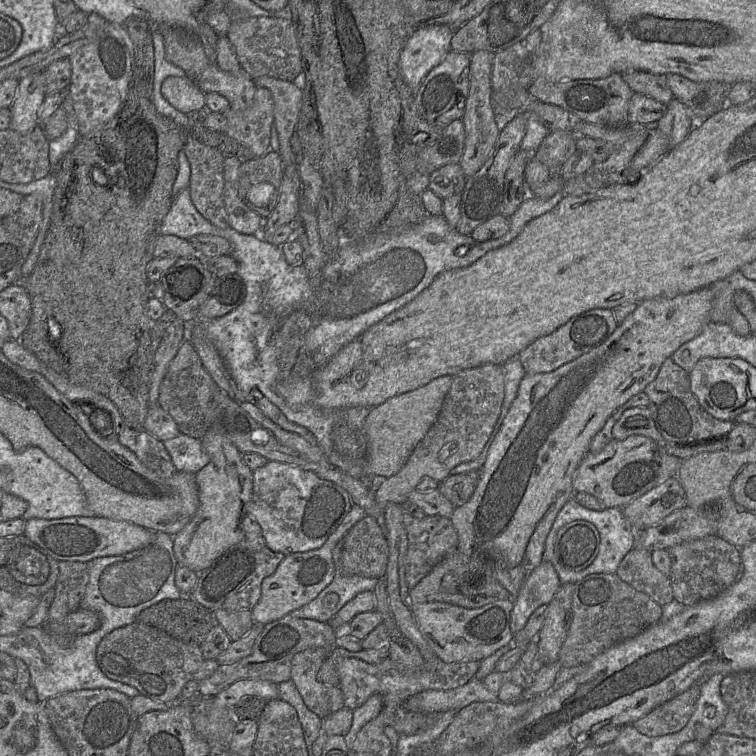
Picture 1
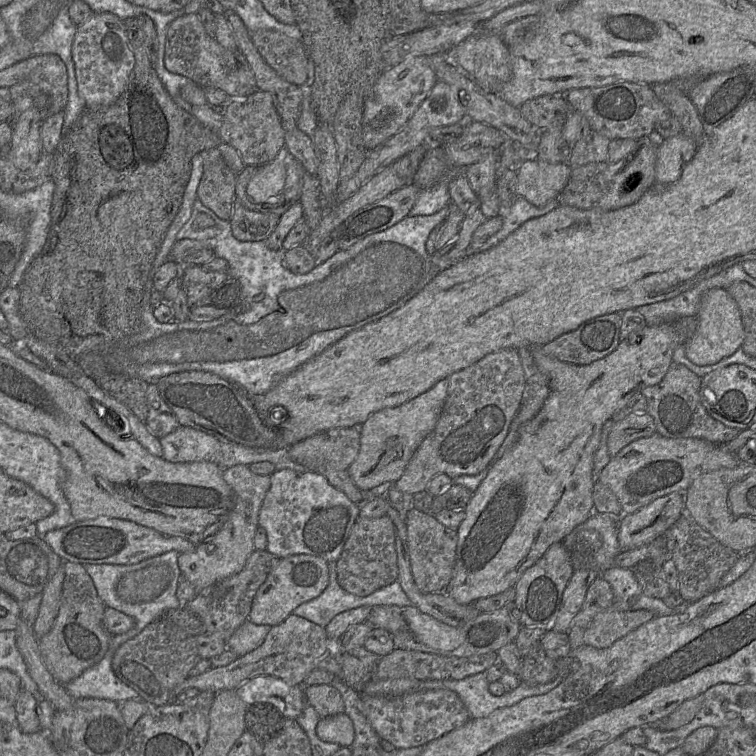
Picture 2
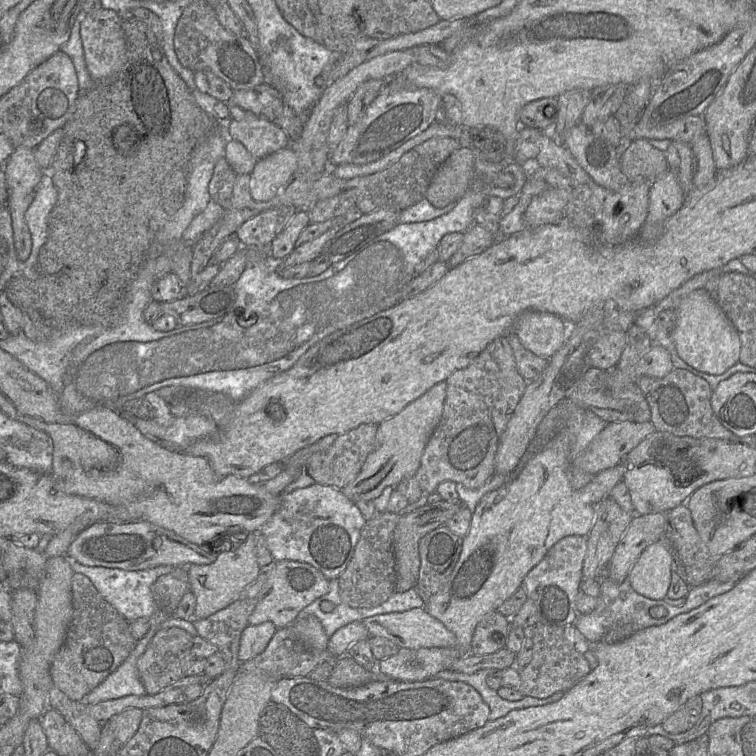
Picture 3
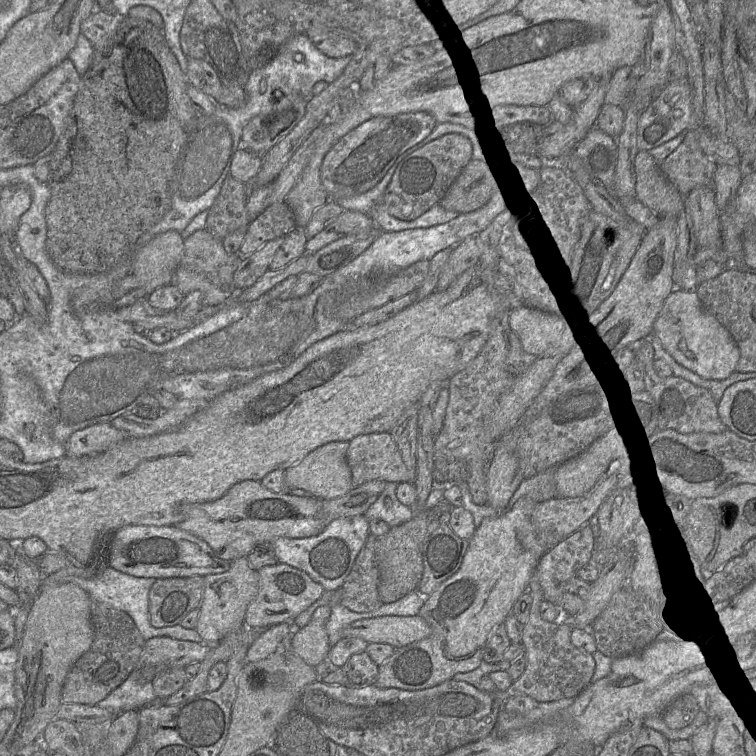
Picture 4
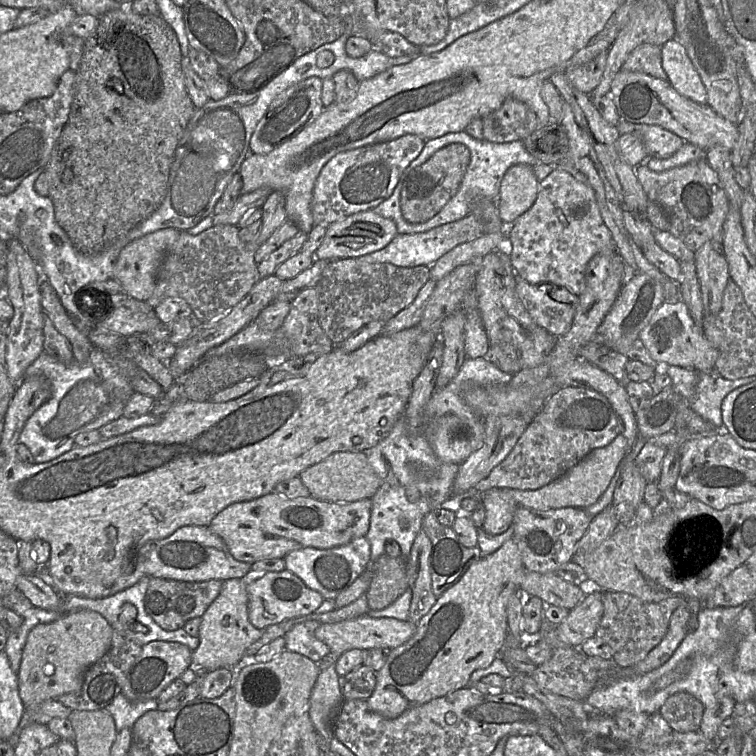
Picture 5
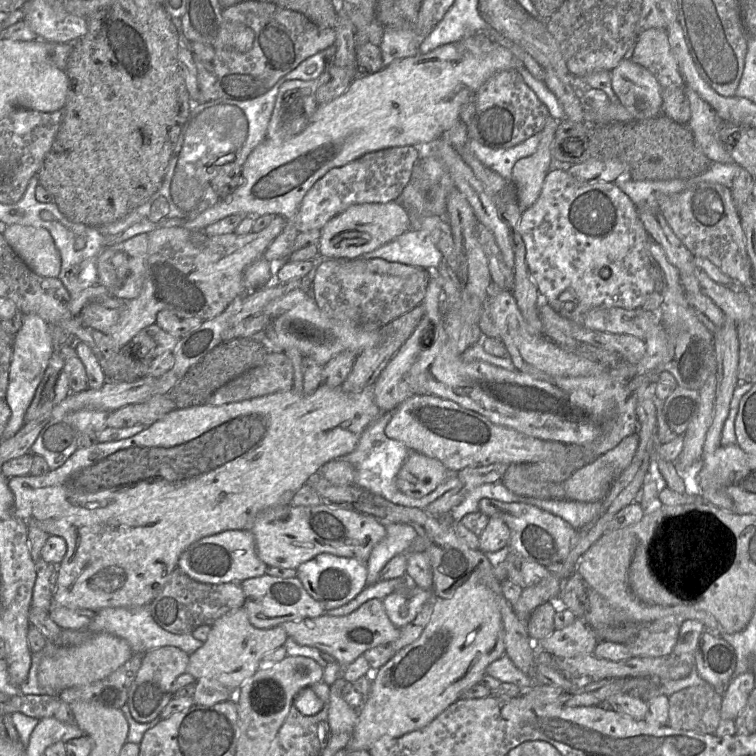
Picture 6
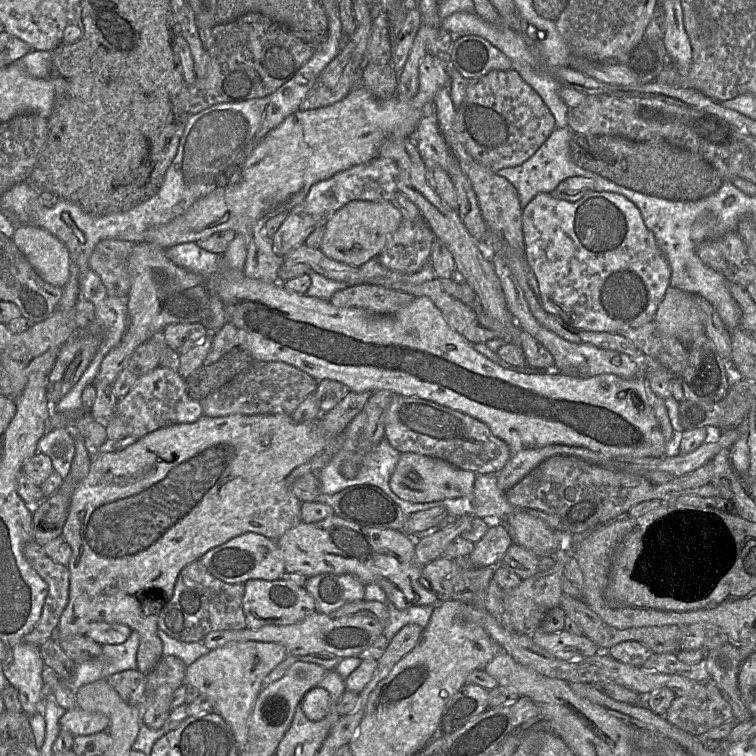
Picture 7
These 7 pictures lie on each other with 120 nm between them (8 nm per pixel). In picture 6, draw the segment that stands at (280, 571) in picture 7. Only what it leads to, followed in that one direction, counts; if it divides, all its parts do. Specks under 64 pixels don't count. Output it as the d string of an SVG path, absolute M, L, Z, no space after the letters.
M226 530L192 543L180 556L177 569L192 579L207 584L239 582L267 573L266 565L257 555L255 538L250 530Z

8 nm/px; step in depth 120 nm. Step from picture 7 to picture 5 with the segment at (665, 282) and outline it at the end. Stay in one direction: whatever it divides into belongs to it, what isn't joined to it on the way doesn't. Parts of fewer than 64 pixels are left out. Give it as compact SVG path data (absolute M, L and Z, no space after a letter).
M552 165L553 170L540 182L537 199L532 207L520 215L513 223L507 226L505 249L509 246L509 255L515 273L531 284L551 283L555 286L570 288L575 295L579 295L584 287L585 273L589 261L599 252L604 250L617 251L612 235L603 221L597 205L594 190L587 184L577 180L570 173L556 165Z

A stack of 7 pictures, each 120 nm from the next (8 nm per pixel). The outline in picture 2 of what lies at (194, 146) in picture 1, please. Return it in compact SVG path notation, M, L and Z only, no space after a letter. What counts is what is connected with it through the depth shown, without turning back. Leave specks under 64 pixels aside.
M217 147L200 152L203 174L197 198L219 218L230 220L235 201L235 174L225 163Z

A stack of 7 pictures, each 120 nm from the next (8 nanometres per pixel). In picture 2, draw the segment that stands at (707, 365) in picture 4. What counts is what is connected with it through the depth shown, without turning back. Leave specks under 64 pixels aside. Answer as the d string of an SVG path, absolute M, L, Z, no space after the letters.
M712 288L701 298L696 315L696 329L685 342L686 356L694 364L715 364L739 349L745 338L741 312L726 289Z

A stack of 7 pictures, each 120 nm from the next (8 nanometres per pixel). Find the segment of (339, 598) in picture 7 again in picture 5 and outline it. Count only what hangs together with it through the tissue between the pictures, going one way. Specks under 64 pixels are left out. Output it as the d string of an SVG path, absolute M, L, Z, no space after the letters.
M364 536L327 549L306 547L293 550L283 560L285 568L297 575L307 587L319 592L324 599L332 600L368 570L371 562L371 546Z

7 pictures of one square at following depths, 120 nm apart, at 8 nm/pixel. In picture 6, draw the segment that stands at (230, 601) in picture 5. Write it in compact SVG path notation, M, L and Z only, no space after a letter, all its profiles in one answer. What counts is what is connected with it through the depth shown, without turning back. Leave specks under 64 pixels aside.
M244 606L223 615L210 627L207 640L189 655L186 672L195 680L217 681L234 693L260 668L262 658L267 653L284 646L288 638L280 625L268 629L255 628L249 622Z

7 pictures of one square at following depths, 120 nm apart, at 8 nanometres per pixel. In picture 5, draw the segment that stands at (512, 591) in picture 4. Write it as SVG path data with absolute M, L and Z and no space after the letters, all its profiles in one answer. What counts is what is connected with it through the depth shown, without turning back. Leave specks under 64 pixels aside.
M512 538L494 553L475 561L453 586L437 598L434 606L418 622L414 635L393 649L384 666L376 672L376 687L367 700L369 710L384 718L395 719L407 709L469 686L472 673L491 665L504 648L508 633L507 604L511 595L520 591L525 572L520 551Z

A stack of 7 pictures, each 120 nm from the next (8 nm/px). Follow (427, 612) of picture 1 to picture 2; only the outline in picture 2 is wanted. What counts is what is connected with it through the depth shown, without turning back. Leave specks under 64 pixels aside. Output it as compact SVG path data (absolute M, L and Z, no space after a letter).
M511 602L498 610L482 612L473 619L451 626L423 613L414 605L384 605L373 607L367 622L374 628L388 631L397 649L416 650L446 657L469 657L497 652L504 645L513 642L523 627L517 621L519 616L520 611L514 602Z

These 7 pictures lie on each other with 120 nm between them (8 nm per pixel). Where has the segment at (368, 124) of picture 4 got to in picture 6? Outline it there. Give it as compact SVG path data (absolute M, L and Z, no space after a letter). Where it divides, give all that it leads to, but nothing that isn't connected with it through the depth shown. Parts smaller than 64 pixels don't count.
M401 146L370 152L344 166L333 168L313 184L287 223L298 233L321 230L333 217L354 204L396 202L419 158L419 146Z

